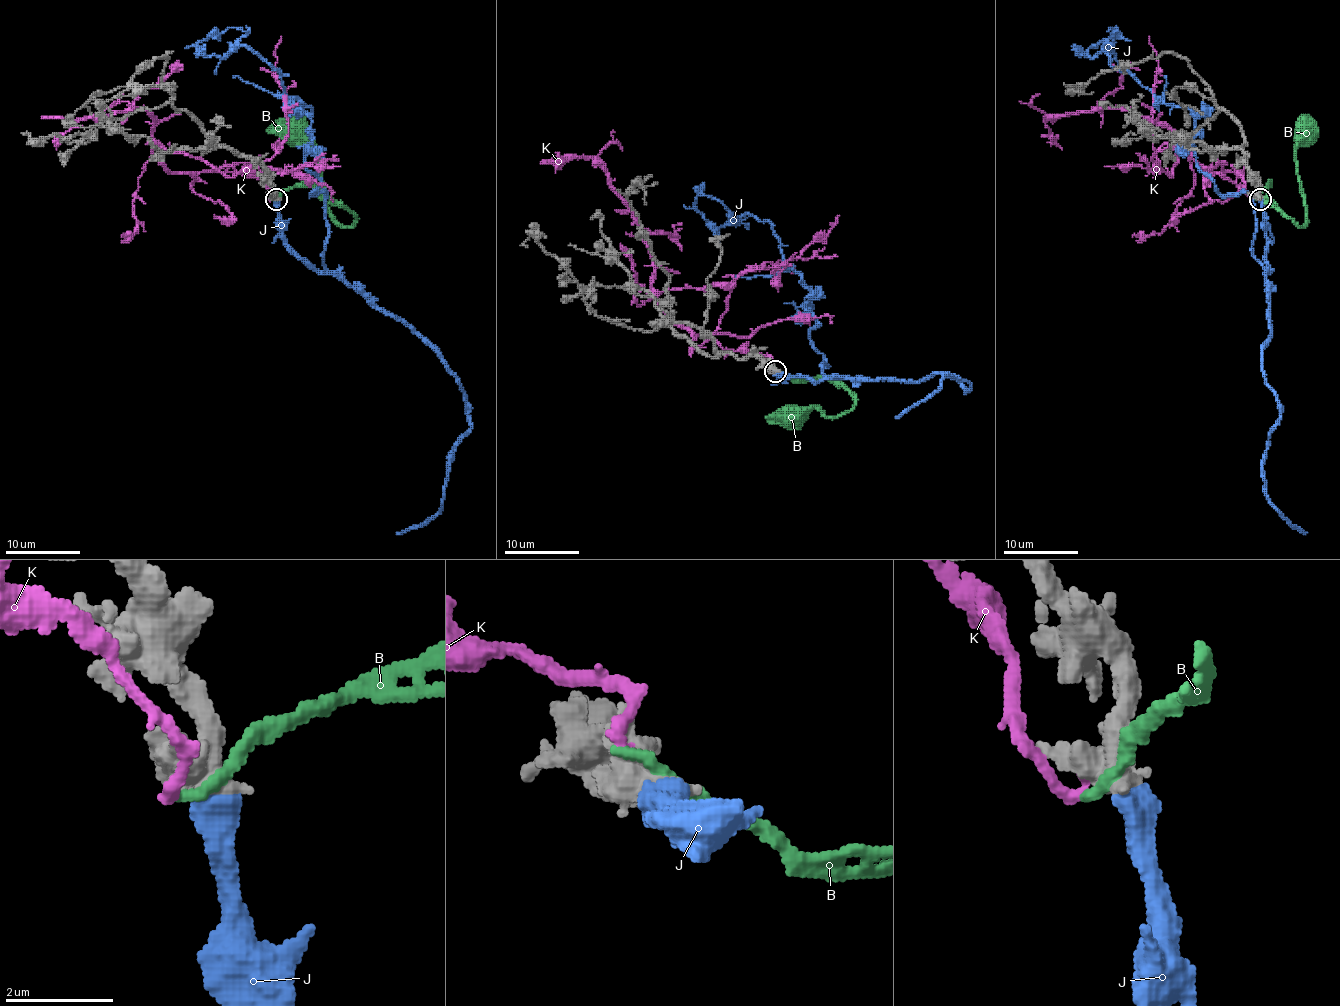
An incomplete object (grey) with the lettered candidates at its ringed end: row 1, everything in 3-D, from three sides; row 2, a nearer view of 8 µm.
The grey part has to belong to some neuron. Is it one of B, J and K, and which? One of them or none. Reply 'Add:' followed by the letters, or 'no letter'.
Add: J

